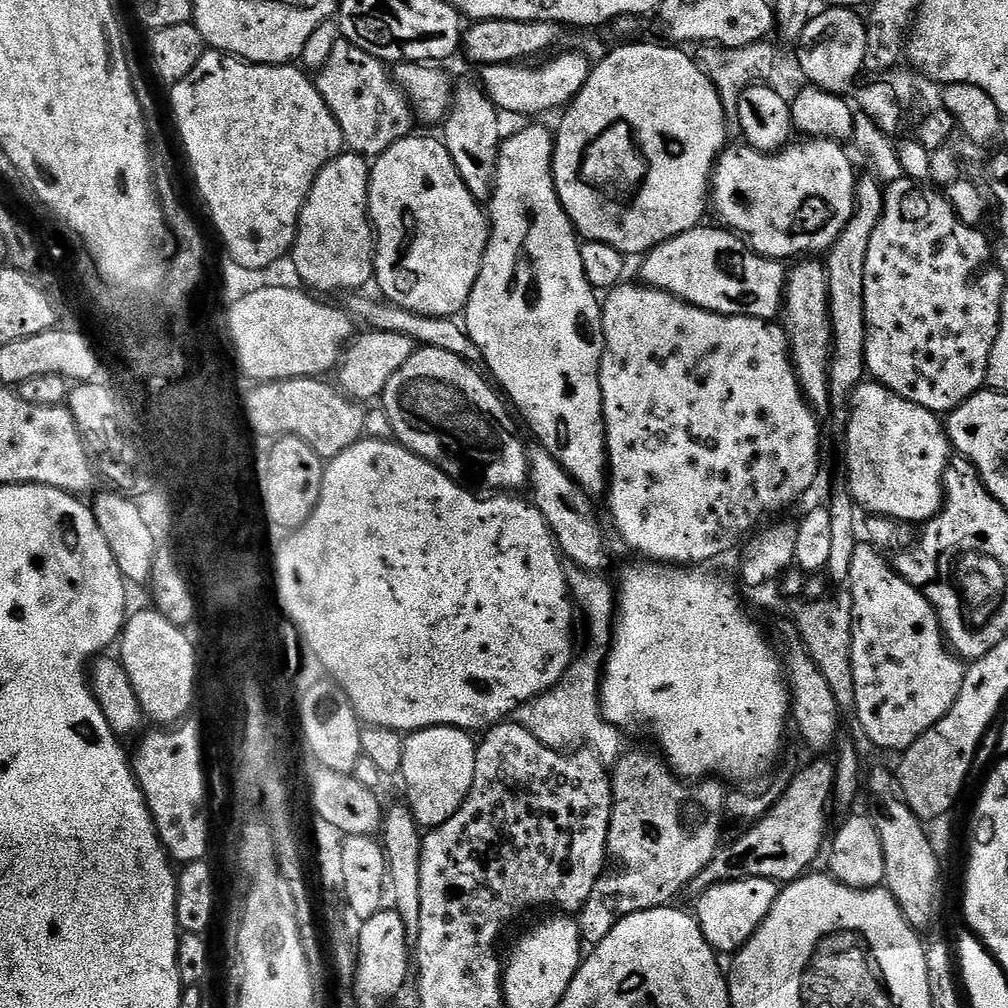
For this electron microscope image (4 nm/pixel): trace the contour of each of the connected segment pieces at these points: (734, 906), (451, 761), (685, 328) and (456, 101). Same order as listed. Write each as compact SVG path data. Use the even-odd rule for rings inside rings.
M746 878L710 886L701 896L695 897L694 915L707 942L717 953L734 954L762 926L778 898L781 885L766 878Z
M421 728L405 735L399 775L404 776L408 787L406 803L421 829L431 830L445 824L470 794L478 747L472 736L471 731L462 728Z
M640 282L628 283L621 283L611 289L602 300L604 353L600 359L600 385L604 399L604 425L610 469L608 512L616 523L617 534L634 551L641 552L644 555L641 557L673 566L704 566L707 565L707 560L712 560L731 548L739 549L742 541L751 537L765 523L763 520L767 516L790 507L795 500L802 499L811 490L812 483L820 472L818 416L804 397L804 391L800 389L800 379L796 377L796 368L792 365L792 353L788 351L788 335L779 323L755 320L749 316L723 316L717 312L707 312L668 292L649 288Z
M479 83L468 84L465 88L457 87L452 93L452 107L442 121L442 139L446 150L450 150L450 158L454 158L454 166L458 166L458 174L462 174L462 182L466 182L466 190L474 194L481 202L491 201L492 187L496 185L496 171L500 157L501 113L496 103L485 93Z

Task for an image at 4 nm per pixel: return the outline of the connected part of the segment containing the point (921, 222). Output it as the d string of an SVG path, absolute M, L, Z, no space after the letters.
M903 178L887 185L884 209L866 254L867 375L894 394L937 414L954 411L985 387L990 350L994 338L998 338L1006 272L994 259L994 248L980 232L979 227L964 225L959 220L939 187Z

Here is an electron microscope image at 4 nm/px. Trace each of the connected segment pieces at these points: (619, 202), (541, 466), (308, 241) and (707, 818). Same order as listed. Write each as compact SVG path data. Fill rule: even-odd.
M624 42L624 44L620 47L618 45L611 49L611 52L603 58L597 64L591 65L588 77L586 78L586 82L582 86L582 90L578 95L573 98L572 103L568 105L567 108L563 109L562 115L564 116L560 120L560 129L555 129L554 132L554 147L552 150L552 177L554 178L554 182L556 183L556 193L558 194L558 198L562 202L562 206L566 210L566 214L572 220L573 226L576 227L577 233L585 241L597 240L598 242L602 242L603 244L609 244L610 246L614 246L614 250L618 250L619 252L624 253L625 257L632 258L632 256L636 256L635 258L643 257L644 253L651 250L651 248L658 247L662 242L666 242L670 238L674 238L678 234L682 234L686 230L690 230L691 228L697 227L701 223L700 220L704 216L704 211L709 211L710 208L710 189L712 186L712 174L716 166L717 160L720 159L721 152L724 151L726 145L729 143L728 140L728 120L729 117L726 115L724 111L724 103L720 101L720 95L718 94L718 90L714 86L714 82L711 78L700 69L699 64L696 63L695 59L688 53L688 55L684 52L683 49L679 47L670 45L670 44L652 44L650 42L638 42L636 44L628 44L632 42Z
M529 447L528 475L531 499L542 518L546 518L548 529L552 531L563 559L588 572L603 573L603 568L608 564L608 548L604 545L604 532L600 529L600 520L592 506L593 499L581 490L569 472L545 448Z
M345 151L334 158L318 174L310 190L308 200L300 211L300 225L296 227L296 243L290 253L290 261L296 272L309 284L309 289L320 292L344 292L352 294L364 290L374 280L374 229L368 214L368 174L370 164L363 156Z
M625 751L611 769L612 813L608 831L608 855L613 861L621 860L625 872L620 872L617 876L605 875L596 883L590 898L580 909L578 923L581 939L585 943L601 942L607 934L610 934L610 930L614 930L614 926L618 926L622 918L630 914L671 905L675 901L672 899L679 892L683 893L688 883L698 874L702 874L706 865L716 857L717 852L721 851L720 831L724 828L724 820L726 821L724 811L726 788L723 788L725 785L719 779L705 778L689 787L669 768L668 761L663 755L652 752ZM684 804L688 804L688 820L692 824L684 821Z

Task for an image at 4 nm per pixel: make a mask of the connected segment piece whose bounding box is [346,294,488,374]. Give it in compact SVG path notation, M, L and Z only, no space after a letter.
M352 294L347 297L346 311L359 323L361 320L362 323L368 324L364 326L377 332L406 334L410 339L416 341L417 345L446 350L446 354L454 354L462 358L477 372L481 374L488 372L488 363L482 350L478 350L478 346L469 338L467 327L459 319L450 316L423 316L417 312L400 308L391 302L385 302L383 299L371 300L370 297L364 295L368 294Z

